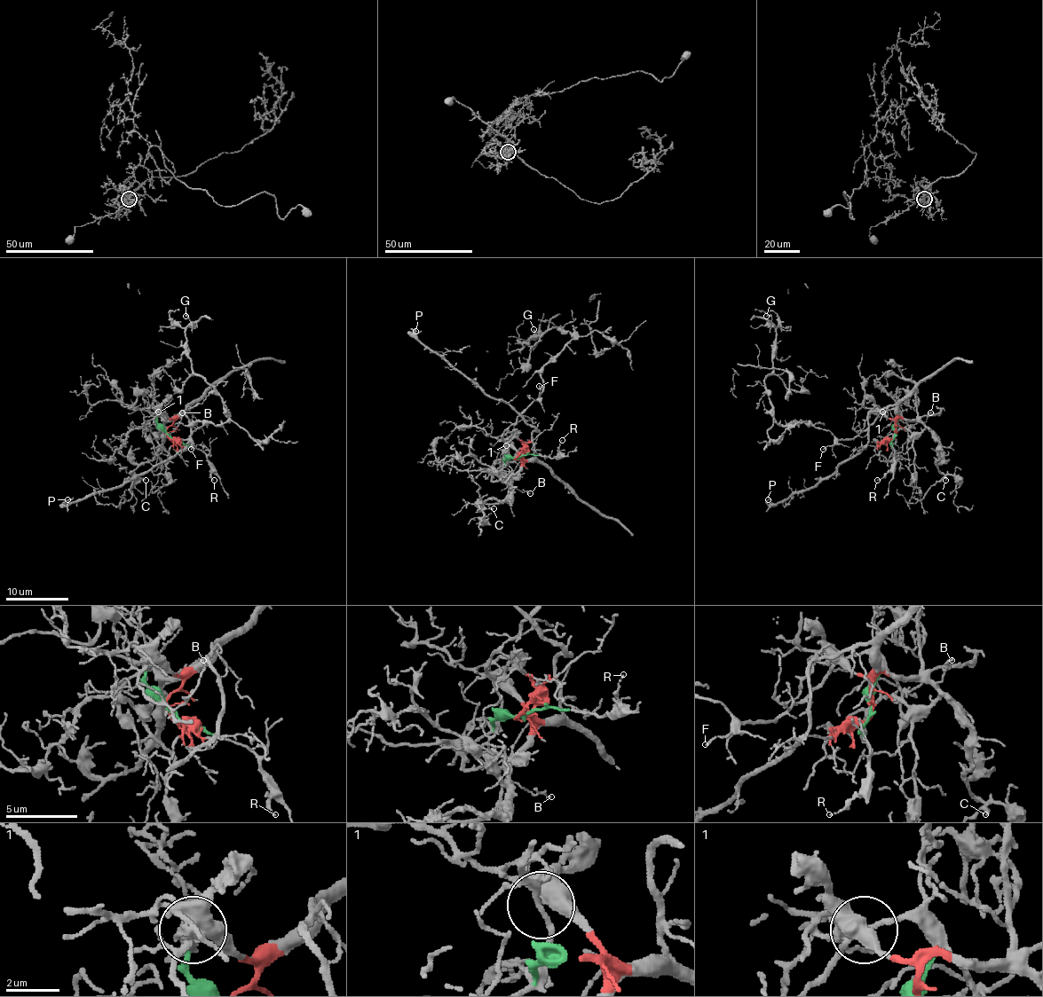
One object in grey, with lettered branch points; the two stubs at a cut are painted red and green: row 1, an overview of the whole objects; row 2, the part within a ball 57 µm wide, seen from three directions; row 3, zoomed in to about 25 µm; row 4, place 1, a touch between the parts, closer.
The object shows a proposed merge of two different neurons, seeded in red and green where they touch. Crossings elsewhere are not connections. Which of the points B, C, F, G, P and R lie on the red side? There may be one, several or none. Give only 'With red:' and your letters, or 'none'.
With red: B, C, P

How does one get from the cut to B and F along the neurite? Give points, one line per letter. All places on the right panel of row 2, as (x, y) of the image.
B: (895, 436), (899, 419), (924, 422), (930, 412)
F: (895, 436), (895, 424), (899, 414), (895, 410), (885, 410), (854, 438), (836, 439), (822, 449)

